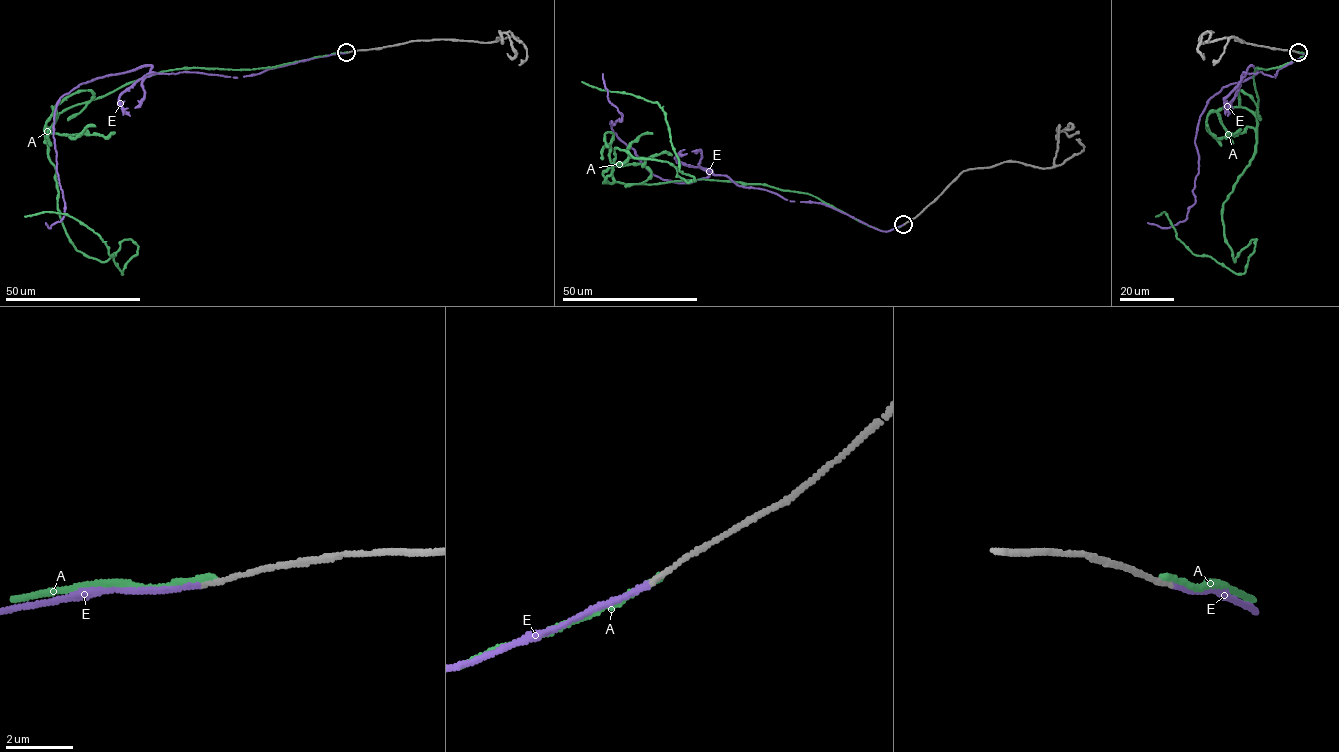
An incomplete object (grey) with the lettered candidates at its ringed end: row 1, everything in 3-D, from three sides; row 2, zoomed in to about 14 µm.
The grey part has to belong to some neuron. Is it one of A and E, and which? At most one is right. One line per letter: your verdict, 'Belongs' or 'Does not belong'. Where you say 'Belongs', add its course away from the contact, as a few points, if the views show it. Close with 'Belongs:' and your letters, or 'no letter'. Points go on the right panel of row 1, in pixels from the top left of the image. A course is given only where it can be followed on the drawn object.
A: Does not belong
E: Belongs. Its course: (1298, 52), (1275, 77), (1249, 66), (1254, 75), (1208, 101), (1195, 203), (1173, 226), (1147, 222)
Belongs: E

